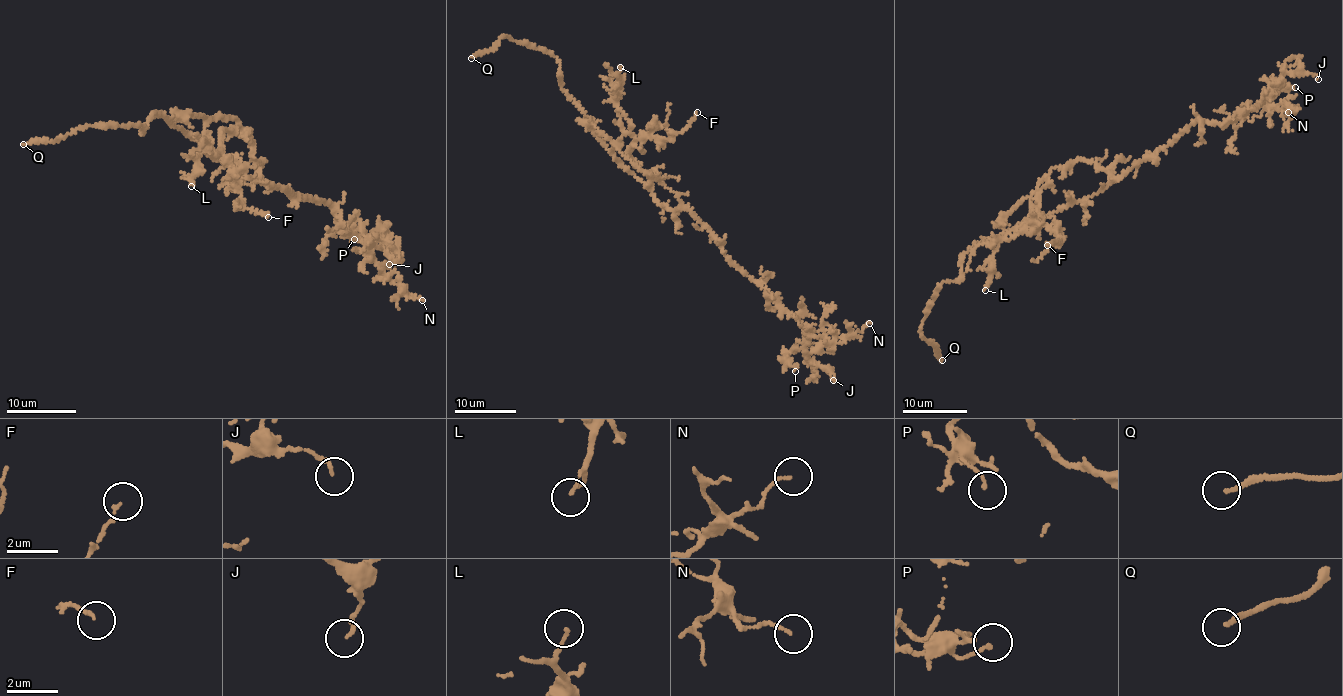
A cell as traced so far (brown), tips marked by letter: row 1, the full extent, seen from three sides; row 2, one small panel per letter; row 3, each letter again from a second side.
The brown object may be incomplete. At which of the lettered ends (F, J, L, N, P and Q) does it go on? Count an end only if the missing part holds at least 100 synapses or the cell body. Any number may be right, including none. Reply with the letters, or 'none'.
Q

